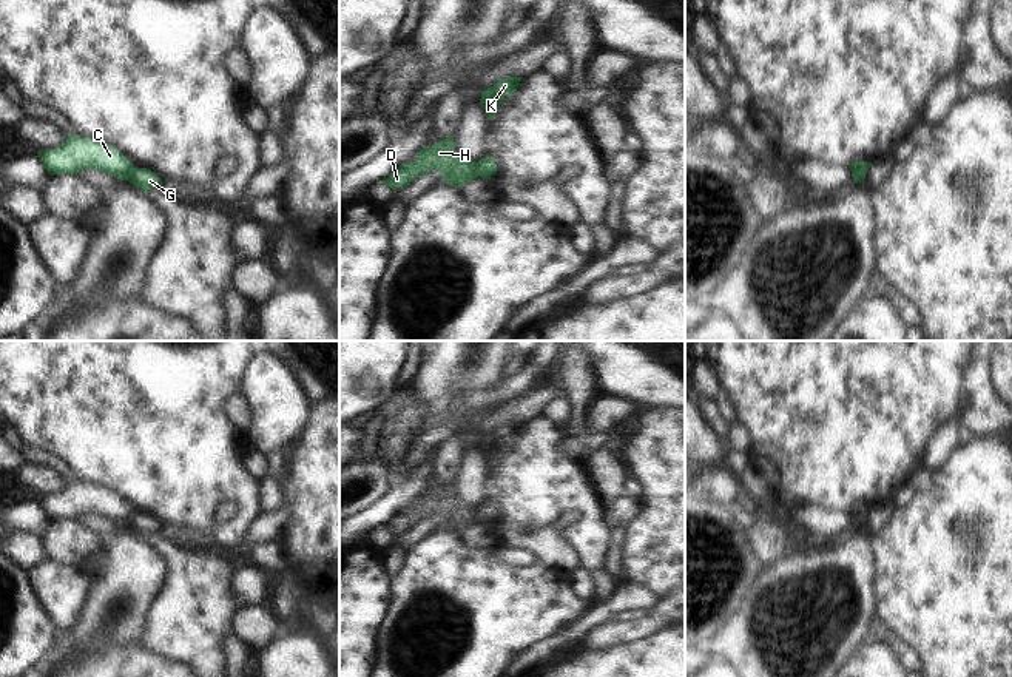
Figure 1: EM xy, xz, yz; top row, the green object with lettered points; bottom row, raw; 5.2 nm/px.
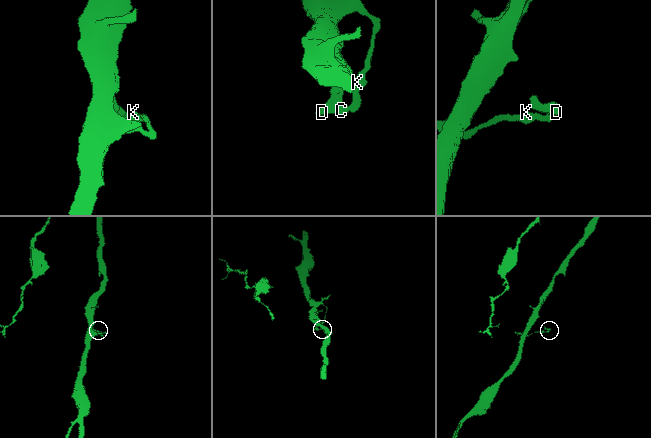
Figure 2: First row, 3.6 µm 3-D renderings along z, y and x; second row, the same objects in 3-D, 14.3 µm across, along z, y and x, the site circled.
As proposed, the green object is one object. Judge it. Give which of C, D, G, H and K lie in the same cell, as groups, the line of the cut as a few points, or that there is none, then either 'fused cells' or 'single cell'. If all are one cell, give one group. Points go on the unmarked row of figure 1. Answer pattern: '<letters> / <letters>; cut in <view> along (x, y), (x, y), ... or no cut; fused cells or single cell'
C D H / G K; cut in xy along (133, 512), (125, 525); fused cells

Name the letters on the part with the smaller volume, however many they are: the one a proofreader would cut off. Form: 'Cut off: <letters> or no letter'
Cut off: C, D, H.

